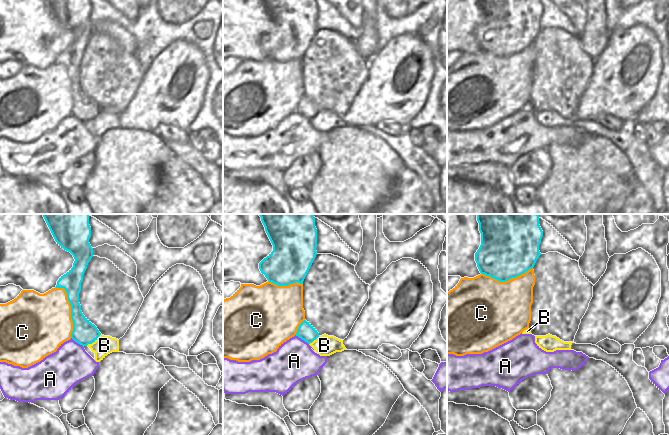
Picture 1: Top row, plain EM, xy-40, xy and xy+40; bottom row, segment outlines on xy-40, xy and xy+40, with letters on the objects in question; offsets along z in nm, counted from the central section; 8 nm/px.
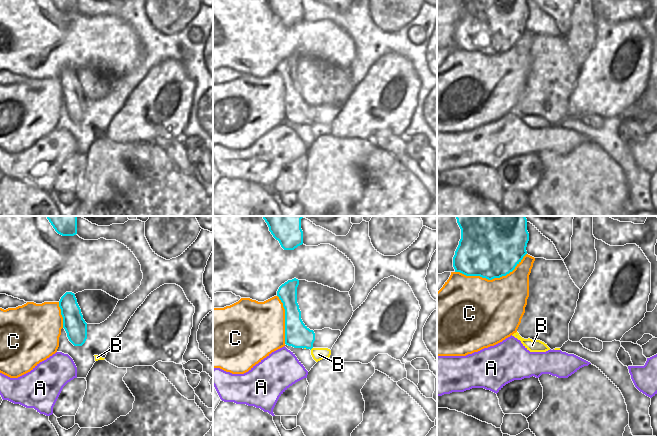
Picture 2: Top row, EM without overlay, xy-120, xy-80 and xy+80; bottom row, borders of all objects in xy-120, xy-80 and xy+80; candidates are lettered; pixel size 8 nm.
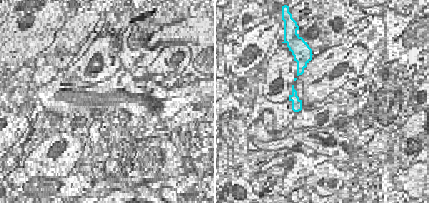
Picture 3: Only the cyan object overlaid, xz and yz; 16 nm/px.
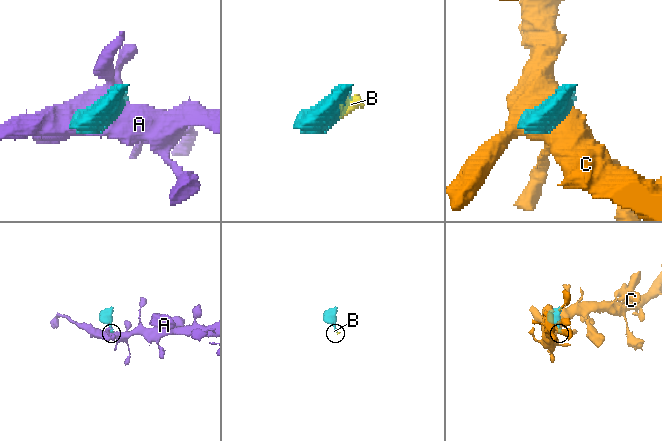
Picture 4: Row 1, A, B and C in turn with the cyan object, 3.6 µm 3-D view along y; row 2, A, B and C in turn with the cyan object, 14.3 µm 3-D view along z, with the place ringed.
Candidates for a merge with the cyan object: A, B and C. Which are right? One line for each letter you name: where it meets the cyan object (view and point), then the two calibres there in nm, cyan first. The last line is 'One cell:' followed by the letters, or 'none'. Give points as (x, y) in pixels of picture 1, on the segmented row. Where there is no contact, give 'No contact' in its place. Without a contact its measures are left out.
B: Touches cyan at xy-40 (93, 341). Thickness 190 nm (cyan) against 160 nm
One cell: B

